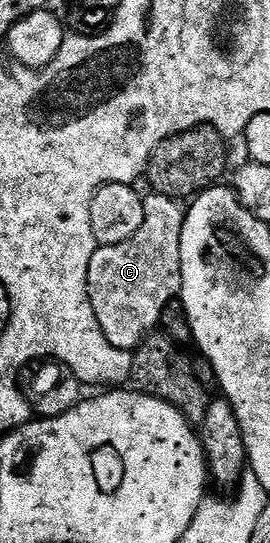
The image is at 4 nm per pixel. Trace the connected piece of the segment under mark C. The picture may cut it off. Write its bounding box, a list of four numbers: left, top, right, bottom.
[88,193,184,352]

